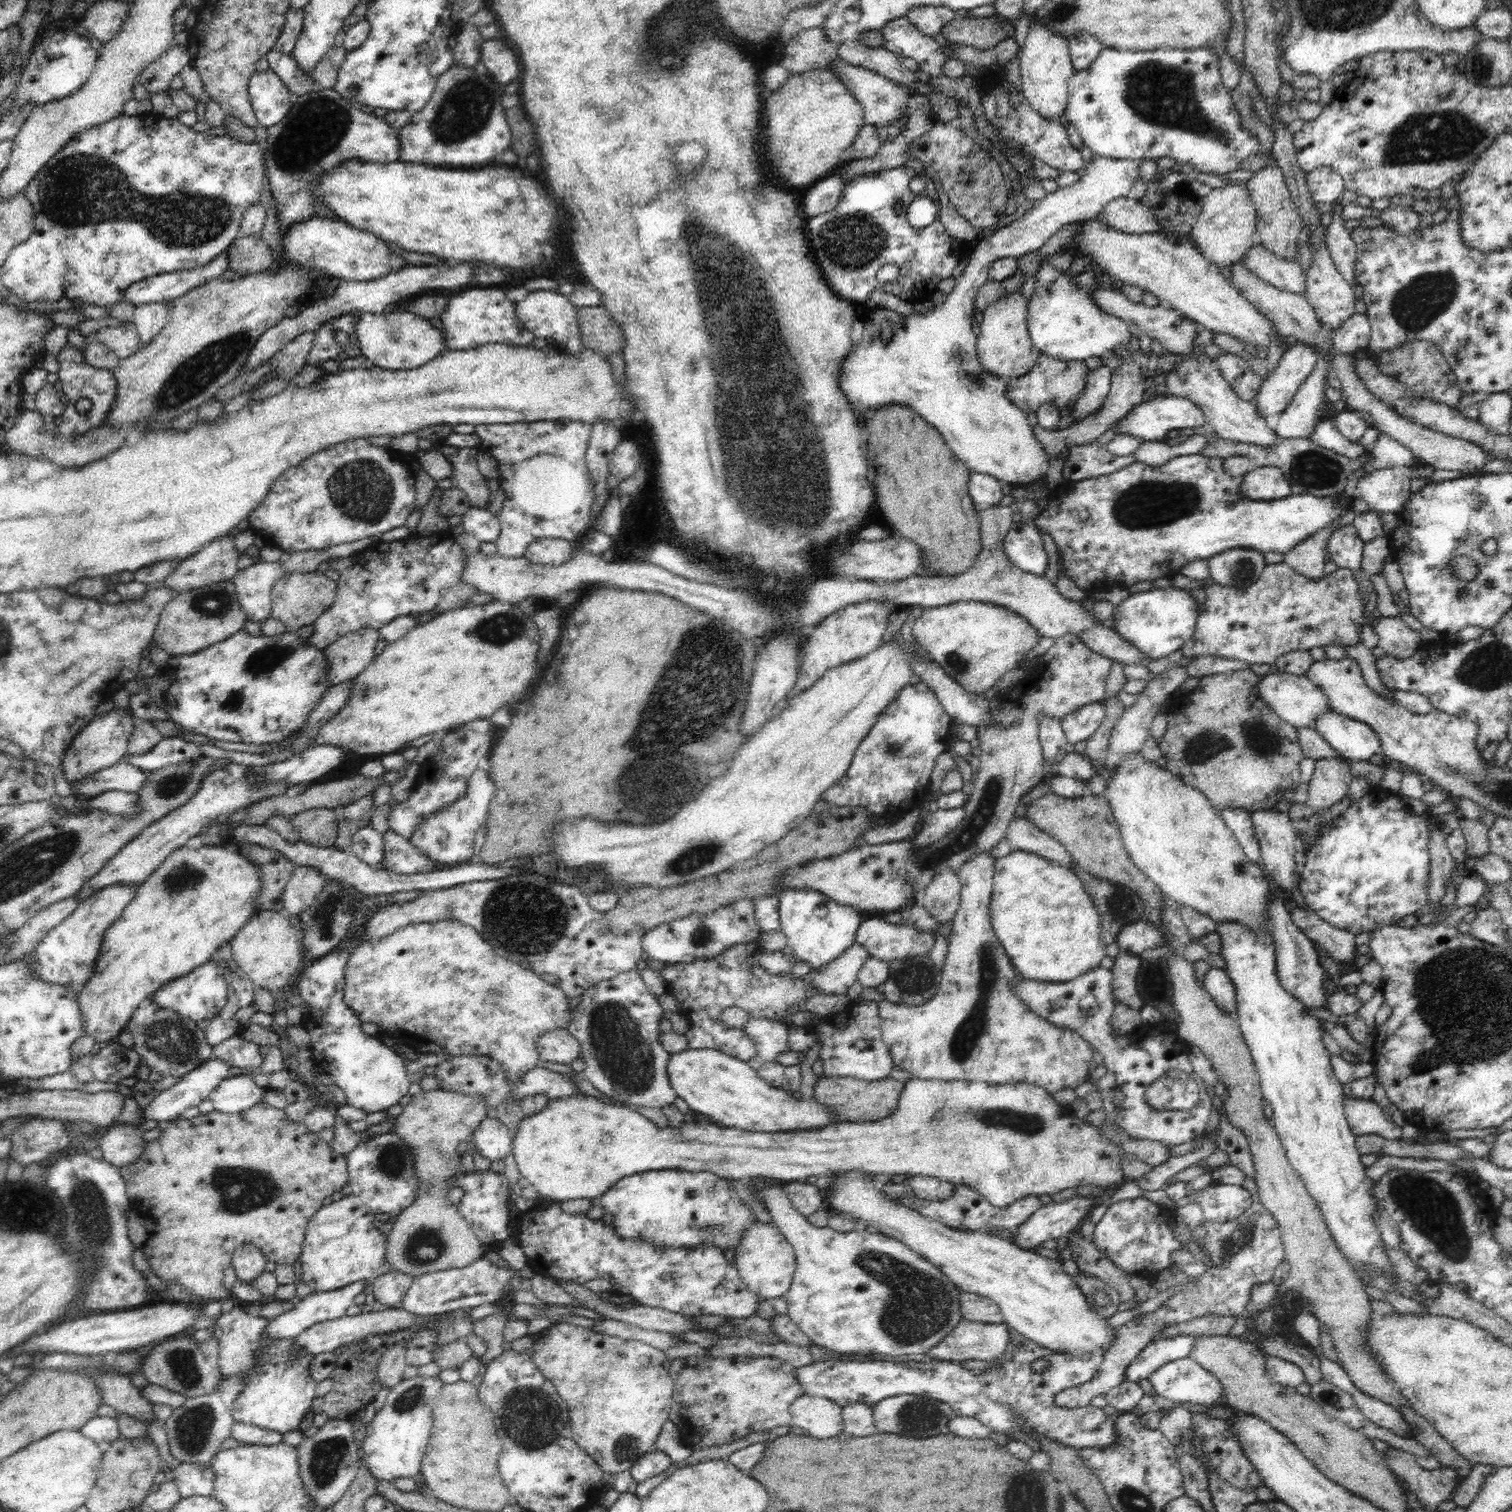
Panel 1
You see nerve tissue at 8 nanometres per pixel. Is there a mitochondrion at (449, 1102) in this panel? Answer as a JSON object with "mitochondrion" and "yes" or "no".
{"mitochondrion":"no"}

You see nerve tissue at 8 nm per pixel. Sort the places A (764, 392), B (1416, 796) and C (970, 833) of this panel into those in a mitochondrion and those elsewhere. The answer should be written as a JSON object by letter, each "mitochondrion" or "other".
{"A":"mitochondrion","B":"other","C":"mitochondrion"}

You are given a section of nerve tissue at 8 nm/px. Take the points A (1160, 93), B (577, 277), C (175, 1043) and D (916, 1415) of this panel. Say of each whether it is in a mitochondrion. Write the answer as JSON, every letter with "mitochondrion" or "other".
{"A":"mitochondrion","B":"other","C":"mitochondrion","D":"mitochondrion"}

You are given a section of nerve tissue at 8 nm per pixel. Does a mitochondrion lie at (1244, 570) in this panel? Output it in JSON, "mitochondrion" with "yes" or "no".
{"mitochondrion":"yes"}

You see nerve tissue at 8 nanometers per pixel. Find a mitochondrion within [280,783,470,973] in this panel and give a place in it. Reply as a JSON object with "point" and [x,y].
{"point":[324,914]}

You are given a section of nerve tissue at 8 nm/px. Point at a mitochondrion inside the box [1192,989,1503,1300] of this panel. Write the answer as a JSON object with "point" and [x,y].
{"point":[1428,1205]}

